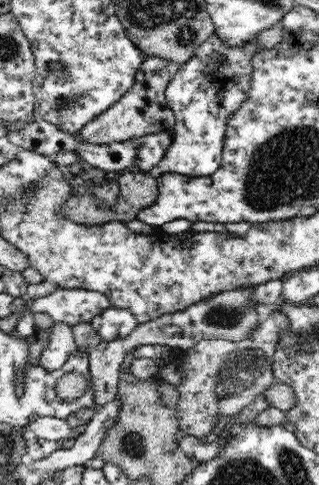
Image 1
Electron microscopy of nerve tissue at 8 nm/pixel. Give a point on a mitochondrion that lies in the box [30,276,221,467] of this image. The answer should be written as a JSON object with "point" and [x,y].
{"point":[132,443]}

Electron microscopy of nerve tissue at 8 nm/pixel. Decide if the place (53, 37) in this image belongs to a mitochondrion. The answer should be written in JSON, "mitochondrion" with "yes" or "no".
{"mitochondrion":"no"}

